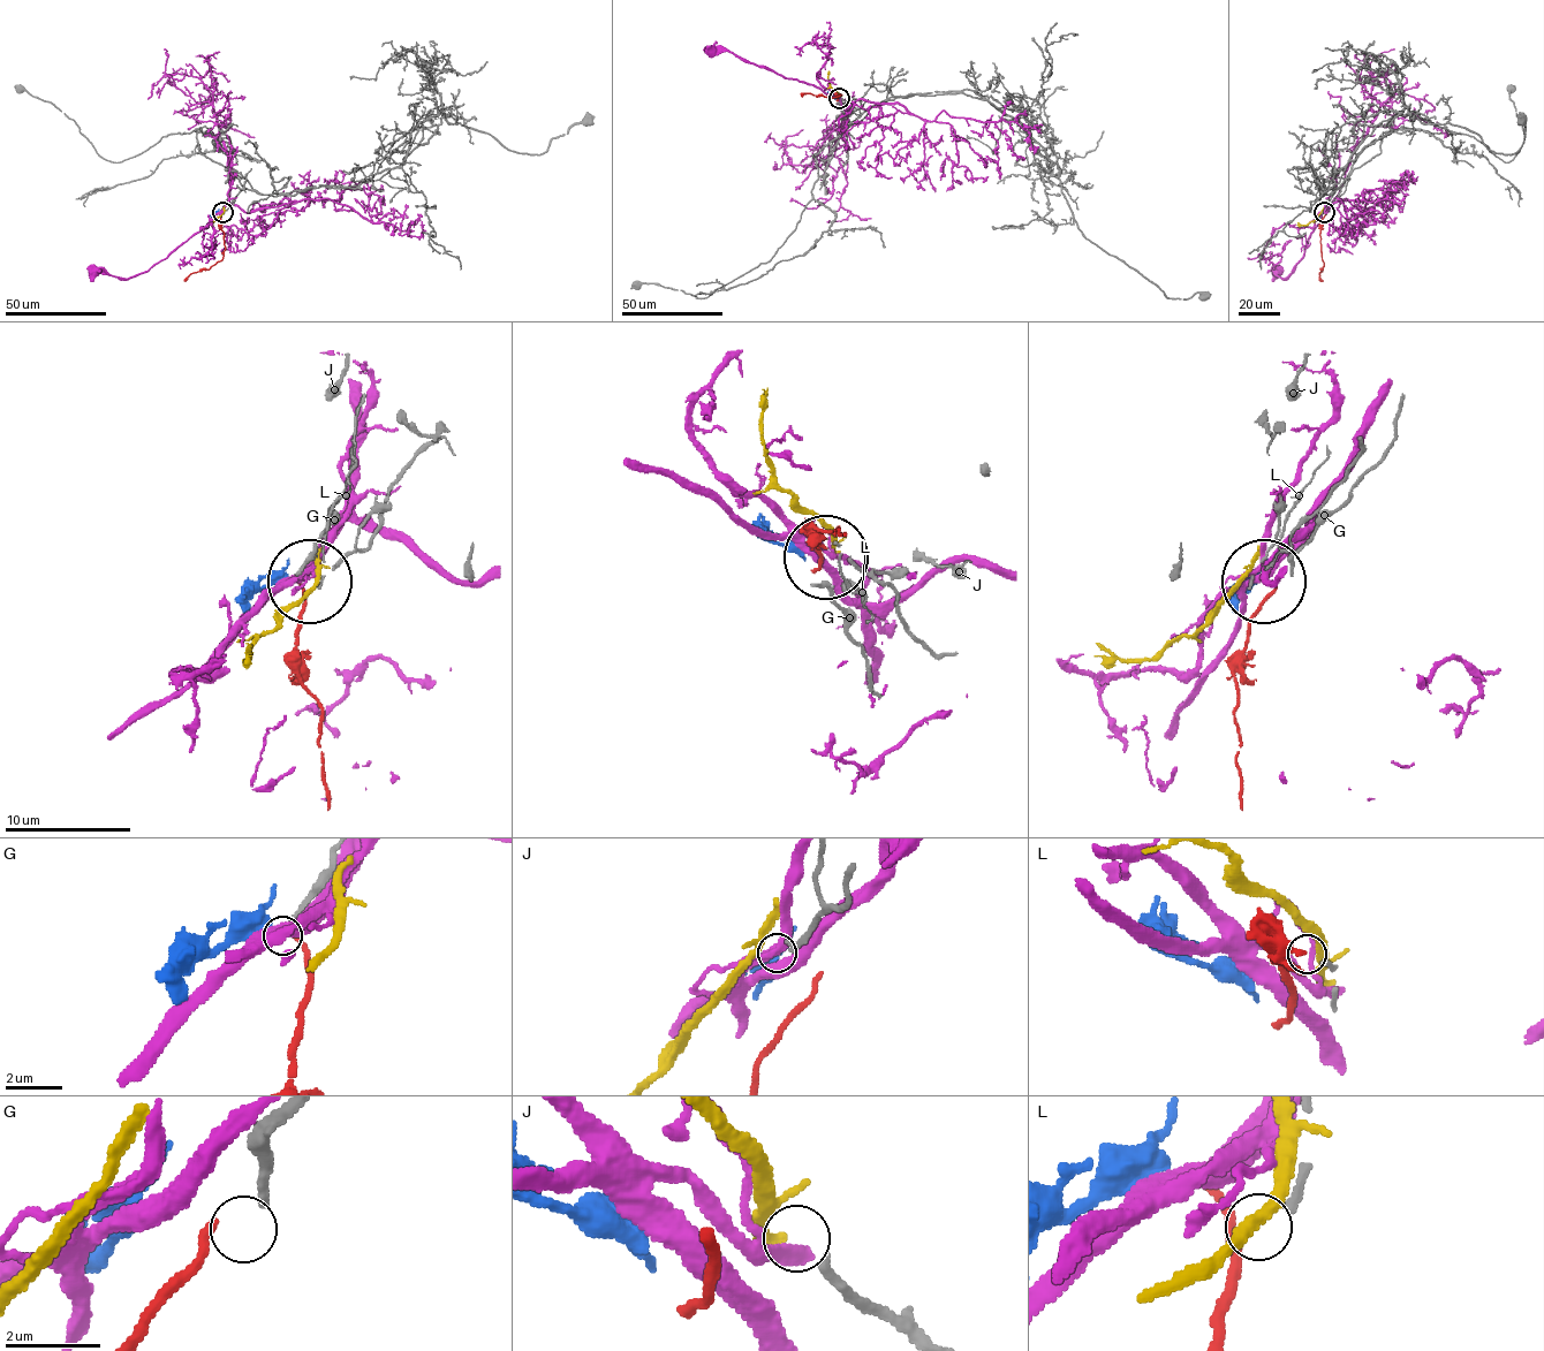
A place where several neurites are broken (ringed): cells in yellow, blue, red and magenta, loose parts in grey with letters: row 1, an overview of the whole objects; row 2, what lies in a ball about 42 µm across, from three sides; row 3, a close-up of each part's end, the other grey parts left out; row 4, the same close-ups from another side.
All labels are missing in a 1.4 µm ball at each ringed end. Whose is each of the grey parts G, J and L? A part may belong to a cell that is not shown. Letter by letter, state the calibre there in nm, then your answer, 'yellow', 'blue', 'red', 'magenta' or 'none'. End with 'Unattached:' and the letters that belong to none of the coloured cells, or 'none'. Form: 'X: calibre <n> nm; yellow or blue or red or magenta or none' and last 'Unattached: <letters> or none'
G: calibre 220 nm; red
J: calibre 220 nm; none
L: calibre 150 nm; none
Unattached: J, L

